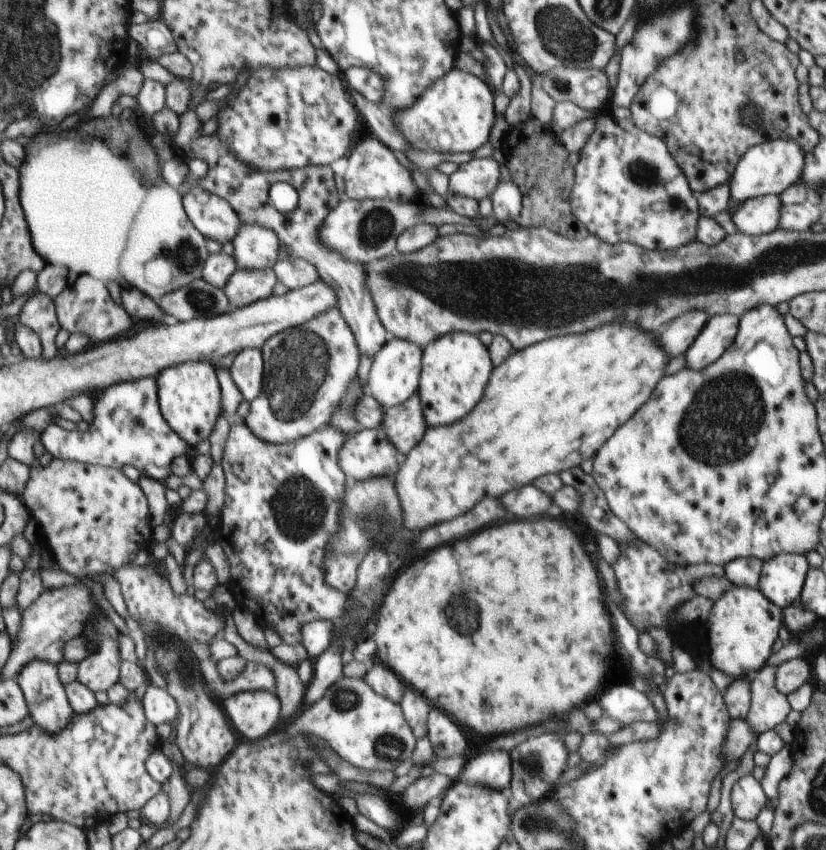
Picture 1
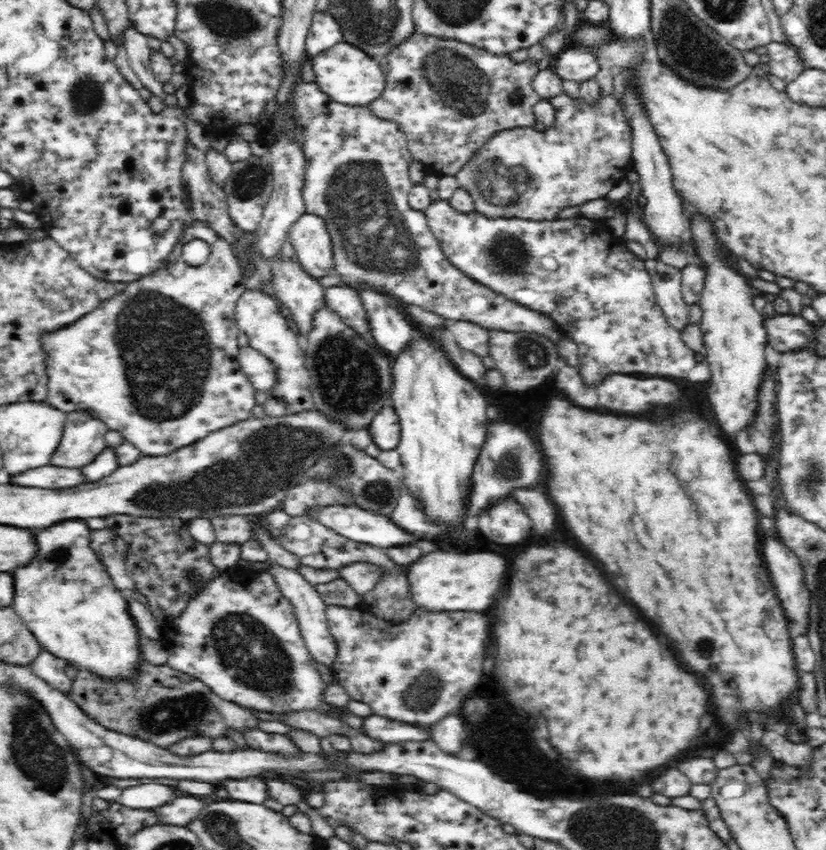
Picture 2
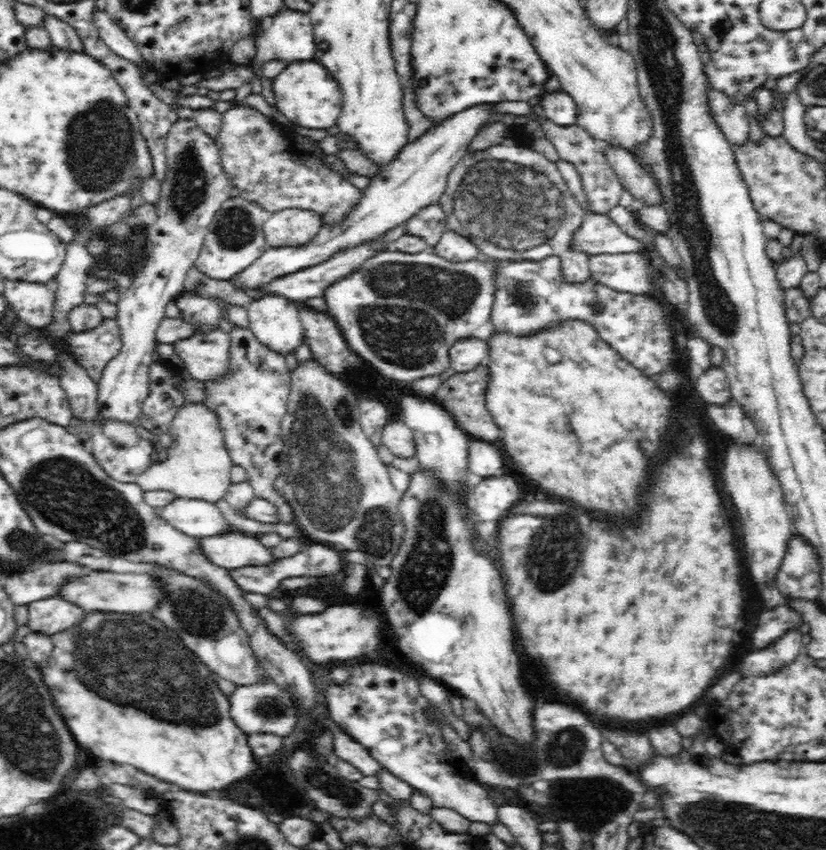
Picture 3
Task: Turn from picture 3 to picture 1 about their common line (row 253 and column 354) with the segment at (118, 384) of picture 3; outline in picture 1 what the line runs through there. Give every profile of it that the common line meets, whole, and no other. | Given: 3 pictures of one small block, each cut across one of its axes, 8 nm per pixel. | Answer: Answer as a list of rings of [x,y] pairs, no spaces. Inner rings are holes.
[[[363,139],[348,153],[348,167],[345,172],[346,192],[354,200],[392,200],[392,202],[412,202],[416,196],[415,182],[410,172],[396,160],[396,156],[378,140]]]

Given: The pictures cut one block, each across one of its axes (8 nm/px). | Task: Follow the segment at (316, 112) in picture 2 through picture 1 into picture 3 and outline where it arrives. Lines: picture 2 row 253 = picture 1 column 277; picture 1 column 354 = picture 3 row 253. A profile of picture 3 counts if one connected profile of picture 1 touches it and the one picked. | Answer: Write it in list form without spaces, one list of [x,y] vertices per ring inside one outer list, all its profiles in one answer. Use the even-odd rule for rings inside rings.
[[[372,237],[366,241],[360,241],[358,245],[351,247],[344,247],[332,253],[327,260],[319,261],[318,264],[311,265],[310,268],[303,268],[298,272],[283,276],[282,278],[274,279],[272,283],[266,283],[256,290],[260,294],[278,293],[283,294],[286,298],[292,301],[304,302],[310,298],[322,297],[330,286],[337,282],[337,280],[344,279],[345,276],[352,275],[356,270],[360,270],[370,258],[378,256],[382,251],[376,251],[376,242],[382,239],[379,237]]]

